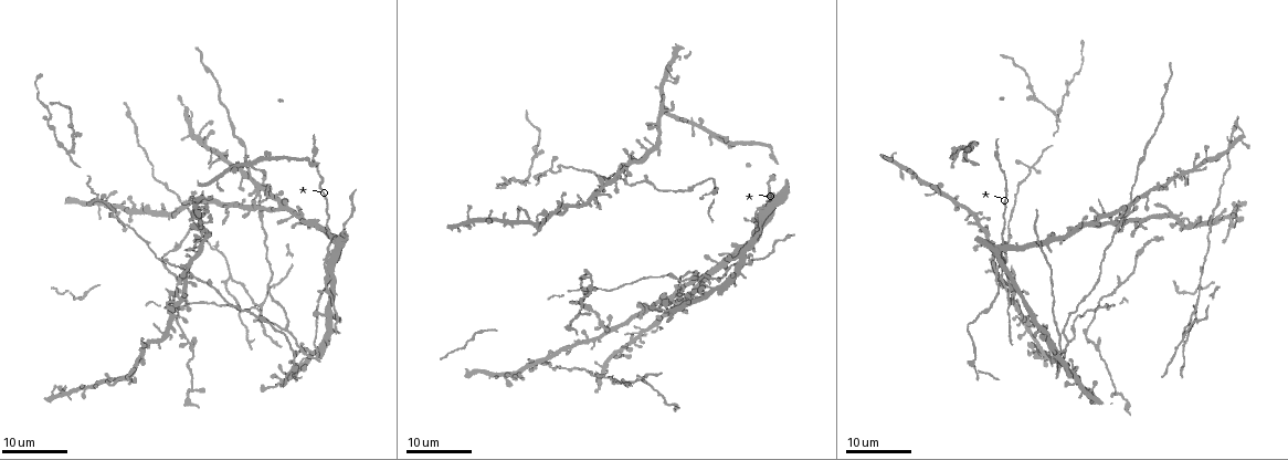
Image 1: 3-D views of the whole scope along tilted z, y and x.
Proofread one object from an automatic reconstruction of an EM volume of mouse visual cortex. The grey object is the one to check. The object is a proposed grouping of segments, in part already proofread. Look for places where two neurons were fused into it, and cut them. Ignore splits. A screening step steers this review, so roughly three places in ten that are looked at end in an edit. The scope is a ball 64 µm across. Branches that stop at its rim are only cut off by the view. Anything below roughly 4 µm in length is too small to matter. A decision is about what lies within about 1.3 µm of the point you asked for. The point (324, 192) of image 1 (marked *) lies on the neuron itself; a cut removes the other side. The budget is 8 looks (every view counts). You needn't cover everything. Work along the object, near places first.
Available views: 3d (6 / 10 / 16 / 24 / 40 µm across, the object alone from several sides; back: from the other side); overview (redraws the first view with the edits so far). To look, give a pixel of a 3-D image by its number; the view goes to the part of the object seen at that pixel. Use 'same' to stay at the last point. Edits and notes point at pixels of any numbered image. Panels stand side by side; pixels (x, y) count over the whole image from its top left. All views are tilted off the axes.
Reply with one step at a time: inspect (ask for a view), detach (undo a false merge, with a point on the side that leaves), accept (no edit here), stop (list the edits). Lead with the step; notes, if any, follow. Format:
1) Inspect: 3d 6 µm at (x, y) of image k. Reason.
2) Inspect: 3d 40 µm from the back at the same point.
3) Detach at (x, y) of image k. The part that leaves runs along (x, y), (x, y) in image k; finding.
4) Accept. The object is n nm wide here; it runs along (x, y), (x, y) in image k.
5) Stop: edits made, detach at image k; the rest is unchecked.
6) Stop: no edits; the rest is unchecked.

Inspect: 3d 16 µm at (627, 181) of image 1. Two arms in line, one across.

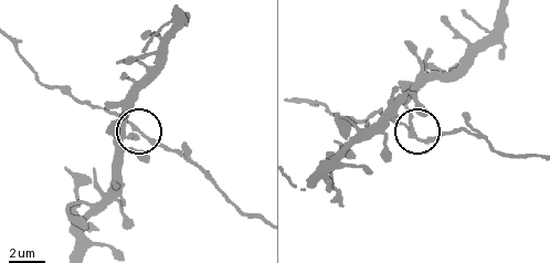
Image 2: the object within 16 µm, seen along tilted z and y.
Inspect: 3d 10 µm at (413, 134) of image 2.

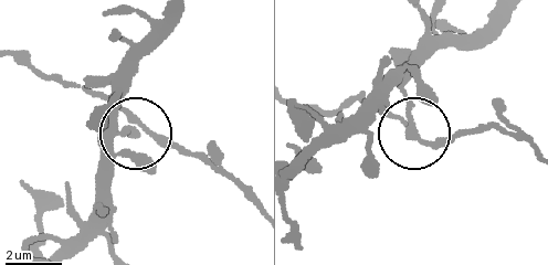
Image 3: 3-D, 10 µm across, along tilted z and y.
Inspect: 3d 6 µm at (139, 127) of image 3.

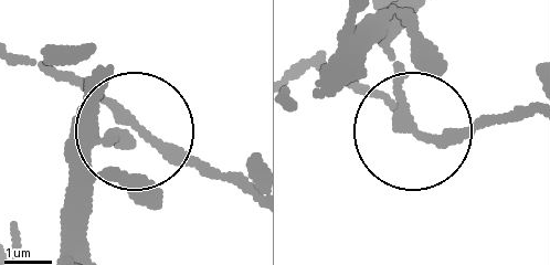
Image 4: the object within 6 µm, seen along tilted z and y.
Accept. All the same neuron.

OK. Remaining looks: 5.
Inspect: 3d 24 µm at (536, 220) of image 1. Four arms meet.

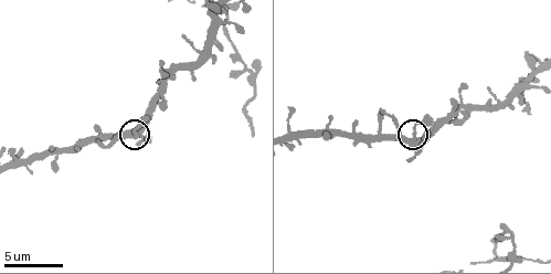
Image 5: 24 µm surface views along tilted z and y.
Inspect: 3d 6 µm at (412, 136) of image 5.

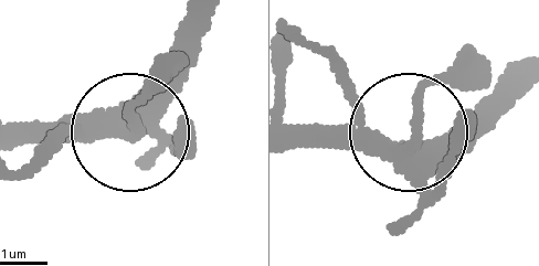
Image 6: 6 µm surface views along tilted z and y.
Accept. All the same neuron.

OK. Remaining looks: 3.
Inspect: 3d 10 µm at (515, 244) of image 5. Calibre changes.

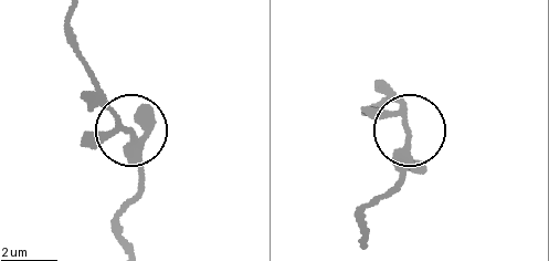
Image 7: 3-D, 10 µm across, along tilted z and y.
Accept. It runs along (70, 16), (69, 44), (103, 106), (129, 136), (137, 183) in image 7; all the same neuron.

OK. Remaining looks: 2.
Inspect: 3d 16 µm at (1133, 199) of image 1. Arms part here.

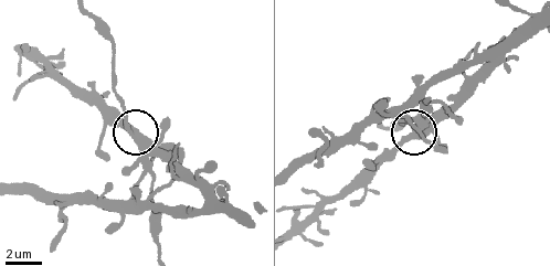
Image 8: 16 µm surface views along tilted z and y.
Inspect: 3d 10 µm at (412, 132) of image 8. Closer look.

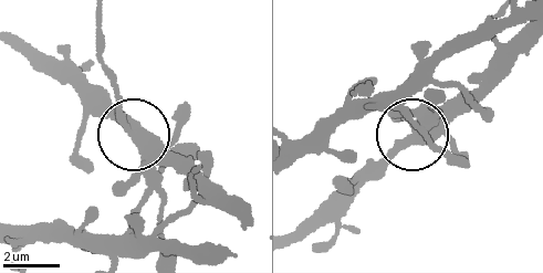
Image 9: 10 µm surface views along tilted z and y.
Accept. The object is 350 nm wide here; it runs along (238, 218), (177, 169), (153, 161), (122, 126), (115, 80) in image 9; one neuron here.

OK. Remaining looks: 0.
Stop: no edits; the rest is unchecked.

